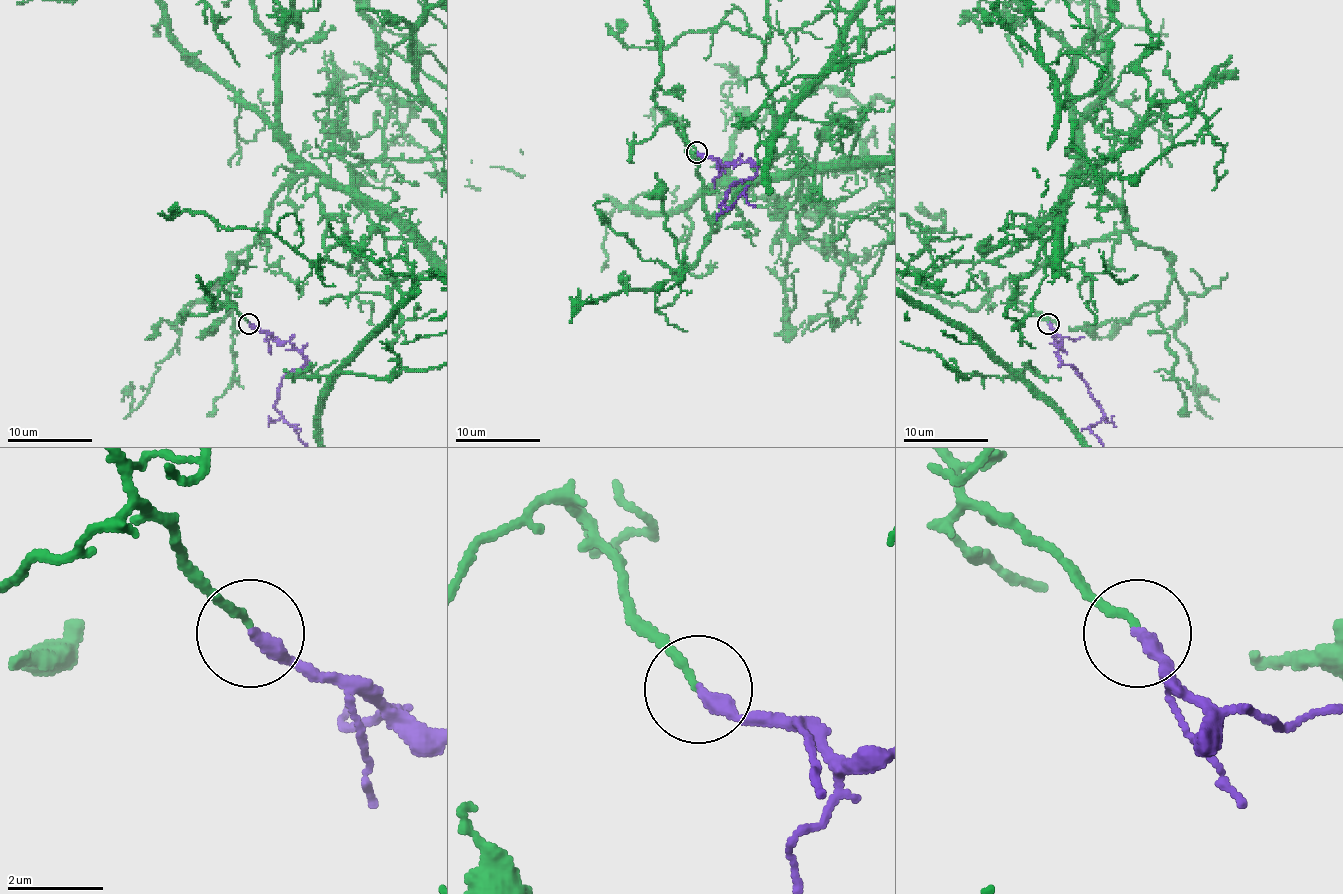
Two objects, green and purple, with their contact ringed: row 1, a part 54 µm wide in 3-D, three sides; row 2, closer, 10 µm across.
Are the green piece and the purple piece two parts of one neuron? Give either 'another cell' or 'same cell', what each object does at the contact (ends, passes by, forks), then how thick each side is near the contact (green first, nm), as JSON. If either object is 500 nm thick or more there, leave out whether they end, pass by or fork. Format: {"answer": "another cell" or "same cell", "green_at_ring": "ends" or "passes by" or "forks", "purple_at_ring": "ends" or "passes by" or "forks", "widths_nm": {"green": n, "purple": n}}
{"answer": "another cell", "green_at_ring": "ends", "purple_at_ring": "ends", "widths_nm": {"green": 170, "purple": 320}}

